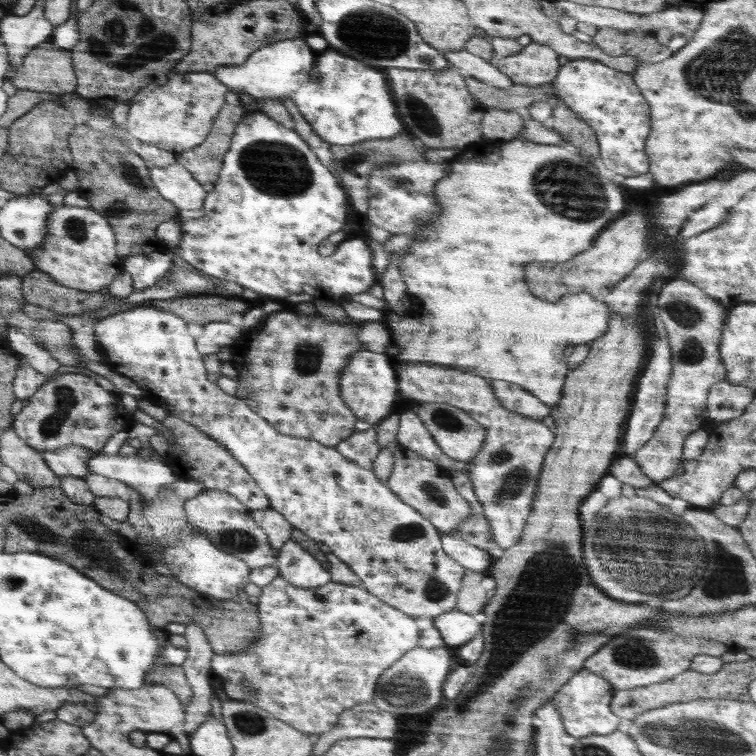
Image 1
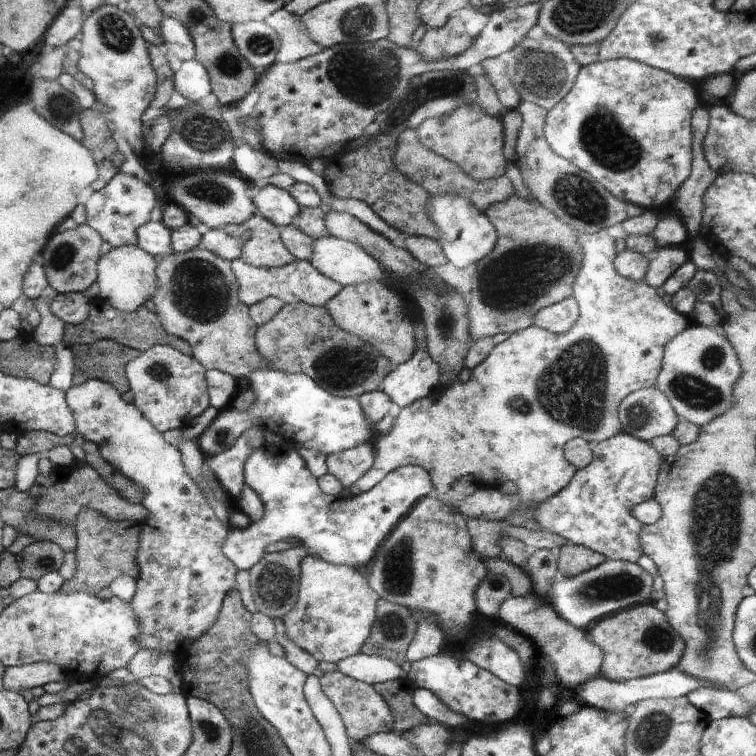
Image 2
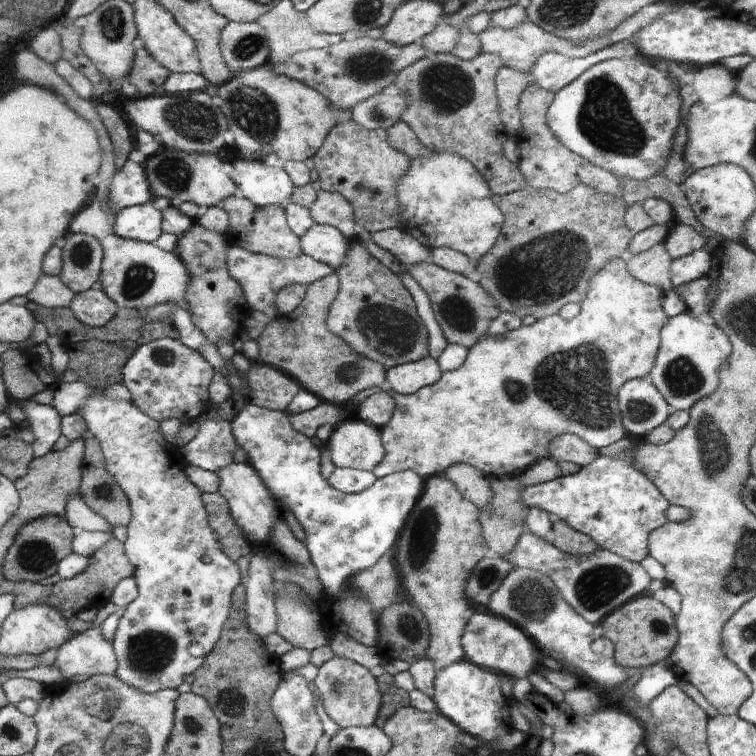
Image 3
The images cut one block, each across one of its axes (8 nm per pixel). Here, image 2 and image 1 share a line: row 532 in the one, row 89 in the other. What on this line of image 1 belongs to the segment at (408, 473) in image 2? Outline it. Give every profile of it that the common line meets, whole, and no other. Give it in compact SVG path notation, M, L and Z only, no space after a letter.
M302 36L263 46L243 63L218 68L213 76L237 95L292 101L312 130L329 145L388 139L402 131L406 133L384 70L370 67L336 50L317 54Z

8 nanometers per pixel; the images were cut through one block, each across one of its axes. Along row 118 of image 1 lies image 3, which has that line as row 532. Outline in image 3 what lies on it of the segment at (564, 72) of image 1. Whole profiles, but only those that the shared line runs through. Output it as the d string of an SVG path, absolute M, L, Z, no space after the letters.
M630 451L622 457L598 455L590 464L579 467L575 473L560 475L554 480L527 486L522 491L523 501L528 508L536 507L545 510L552 520L564 521L574 530L587 534L599 546L626 560L639 563L649 555L649 534L668 522L666 509L671 505L656 485L633 465Z

